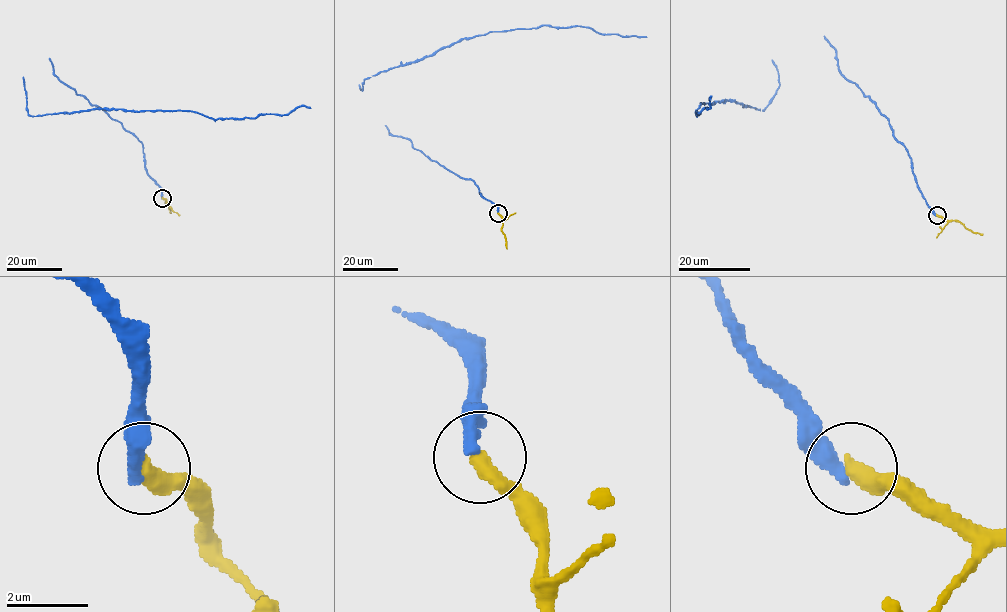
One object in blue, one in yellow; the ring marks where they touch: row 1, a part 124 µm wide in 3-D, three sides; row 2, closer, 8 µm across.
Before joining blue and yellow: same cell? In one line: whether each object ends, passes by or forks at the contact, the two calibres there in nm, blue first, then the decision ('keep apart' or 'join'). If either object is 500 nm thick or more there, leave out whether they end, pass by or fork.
blue ends | yellow ends | 380/440 nm | join

